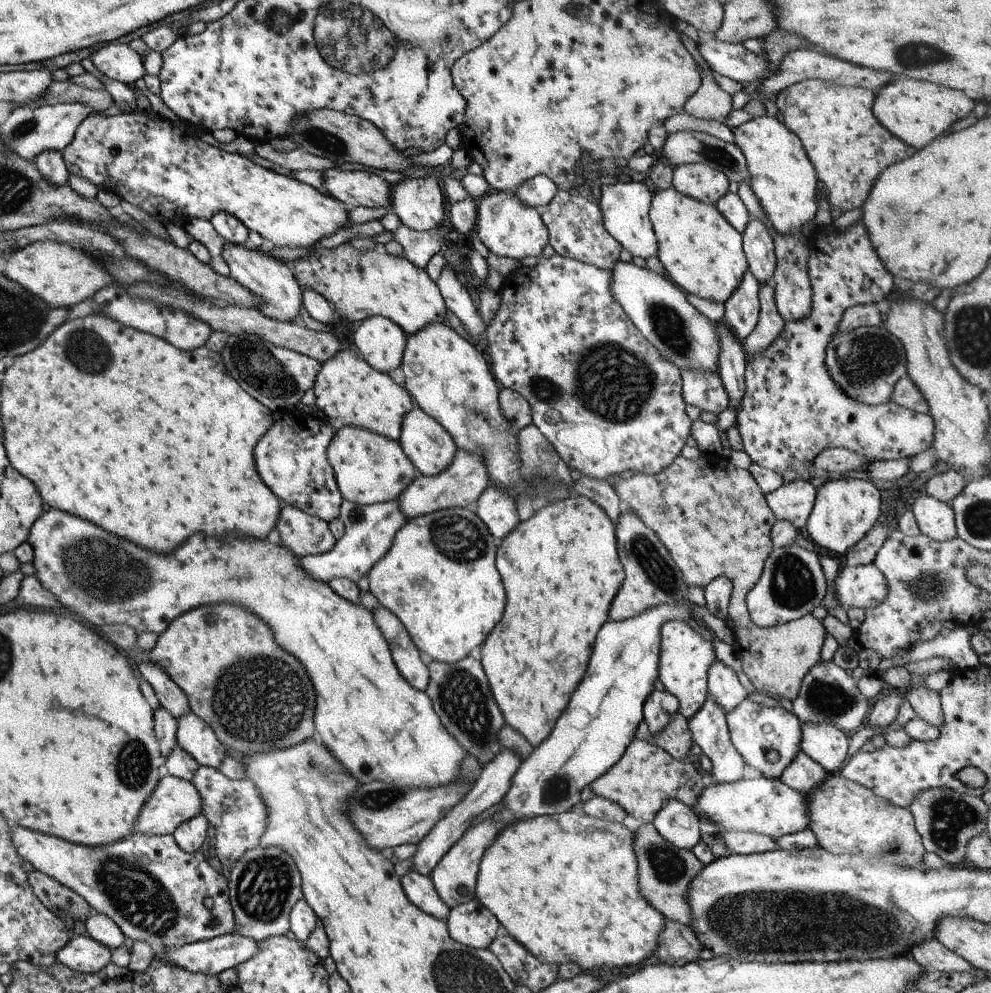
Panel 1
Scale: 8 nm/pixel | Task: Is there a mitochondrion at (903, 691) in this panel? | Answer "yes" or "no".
no

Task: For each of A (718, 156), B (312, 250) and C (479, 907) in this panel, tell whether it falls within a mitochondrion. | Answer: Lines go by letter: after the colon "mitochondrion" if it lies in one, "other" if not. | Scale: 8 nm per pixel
A: mitochondrion
B: other
C: other

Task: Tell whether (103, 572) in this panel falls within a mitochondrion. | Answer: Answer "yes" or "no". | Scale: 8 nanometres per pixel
yes

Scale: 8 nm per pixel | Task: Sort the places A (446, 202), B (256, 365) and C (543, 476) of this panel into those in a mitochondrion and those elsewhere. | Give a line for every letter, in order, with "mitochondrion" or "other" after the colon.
A: other
B: mitochondrion
C: mitochondrion

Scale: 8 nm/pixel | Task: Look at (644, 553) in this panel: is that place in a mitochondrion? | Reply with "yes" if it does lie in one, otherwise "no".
yes

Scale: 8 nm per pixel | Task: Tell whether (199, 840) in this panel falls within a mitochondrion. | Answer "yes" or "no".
no

